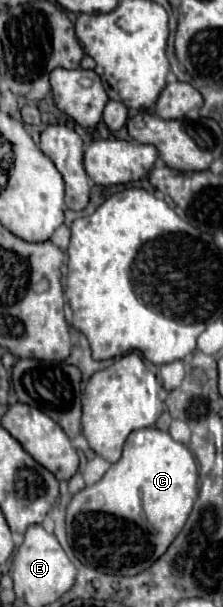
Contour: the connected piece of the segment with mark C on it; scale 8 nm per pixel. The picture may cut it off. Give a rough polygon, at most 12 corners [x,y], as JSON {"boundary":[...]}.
{"boundary":[[156,423],[68,505],[76,557],[146,571],[198,497],[186,445]]}

